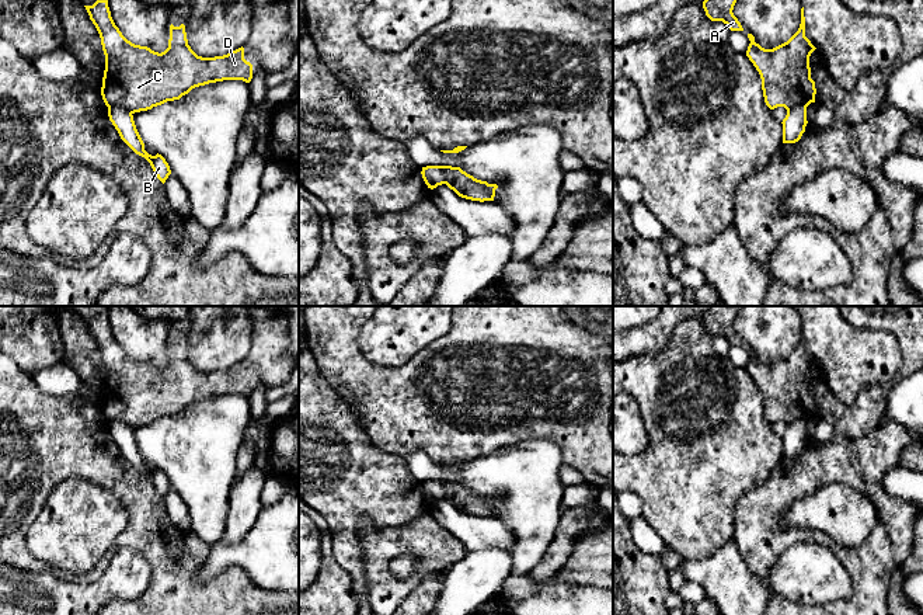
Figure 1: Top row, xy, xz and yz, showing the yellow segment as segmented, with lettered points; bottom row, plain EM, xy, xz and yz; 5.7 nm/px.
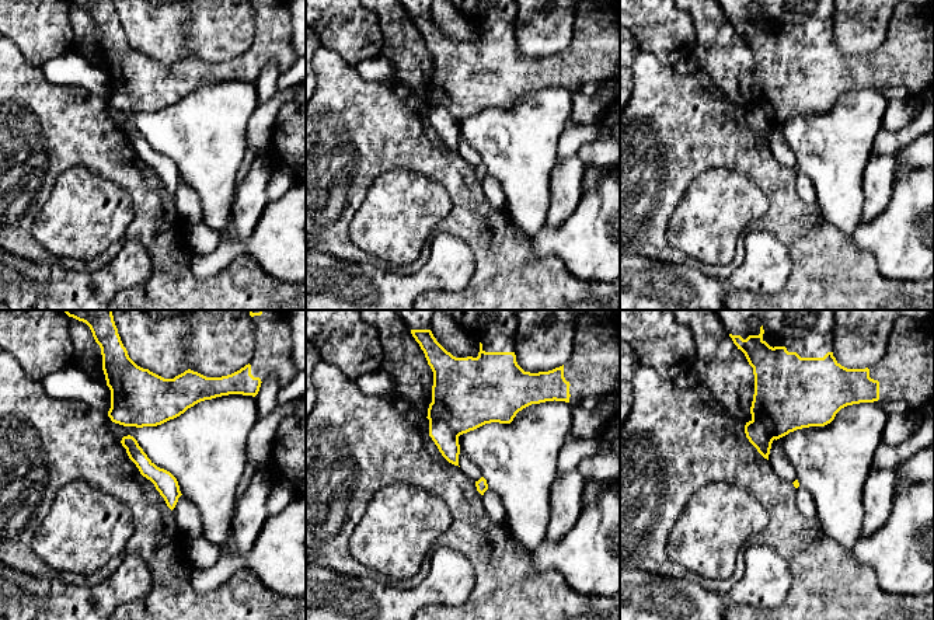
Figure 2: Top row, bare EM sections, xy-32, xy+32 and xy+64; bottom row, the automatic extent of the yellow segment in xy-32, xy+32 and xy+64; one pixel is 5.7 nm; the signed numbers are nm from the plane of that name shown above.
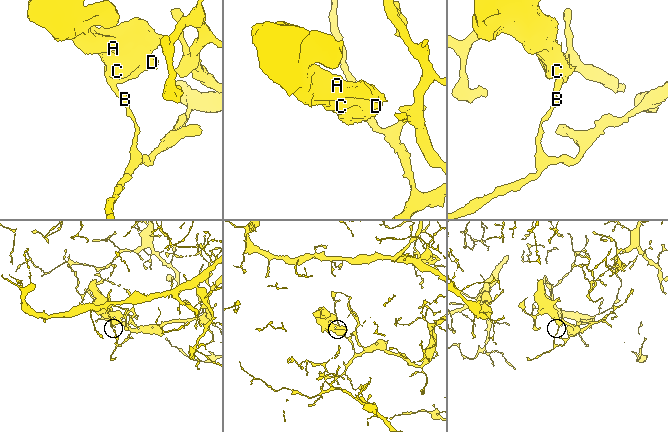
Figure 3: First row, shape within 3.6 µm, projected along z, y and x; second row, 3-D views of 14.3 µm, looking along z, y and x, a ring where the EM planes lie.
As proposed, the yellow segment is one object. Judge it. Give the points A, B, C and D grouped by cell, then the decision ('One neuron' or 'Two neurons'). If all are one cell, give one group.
Groups: A C D / B. Two neurons

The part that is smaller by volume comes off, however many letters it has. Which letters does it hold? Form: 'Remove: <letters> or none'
Remove: A, C, D

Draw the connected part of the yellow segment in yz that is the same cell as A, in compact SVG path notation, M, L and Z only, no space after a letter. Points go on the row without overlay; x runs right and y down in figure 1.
M711 306L703 316L706 330L711 336L722 336L731 345L743 345L732 324L742 306Z

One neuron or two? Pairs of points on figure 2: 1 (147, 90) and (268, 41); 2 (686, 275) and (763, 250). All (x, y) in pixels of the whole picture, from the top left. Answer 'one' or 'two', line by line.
1: one
2: one

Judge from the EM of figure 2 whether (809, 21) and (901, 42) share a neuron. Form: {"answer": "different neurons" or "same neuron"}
{"answer": "same neuron"}

